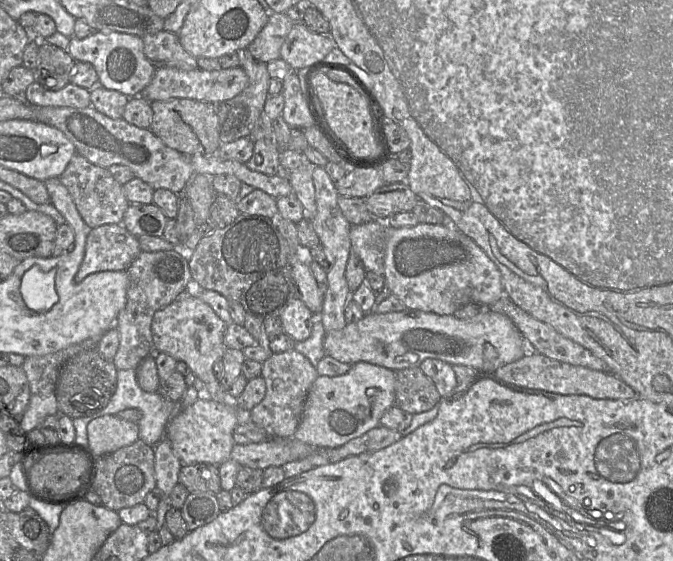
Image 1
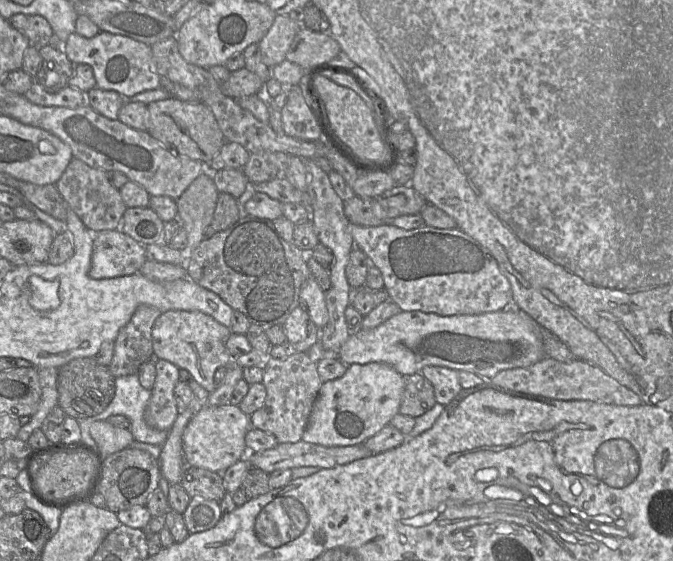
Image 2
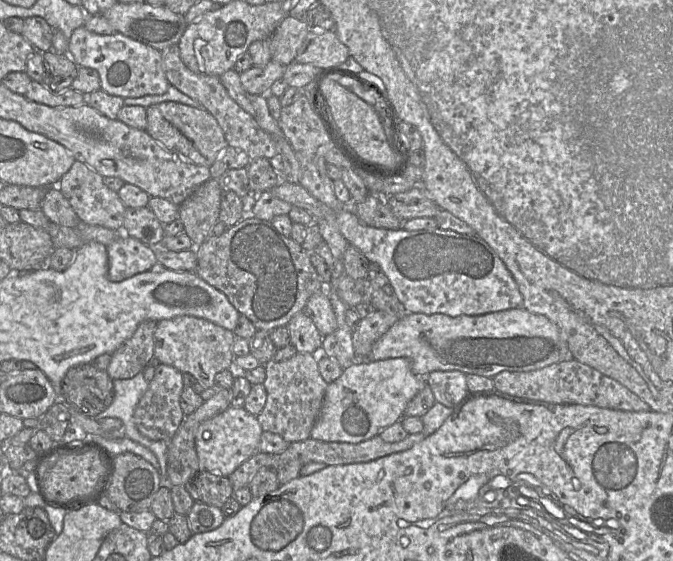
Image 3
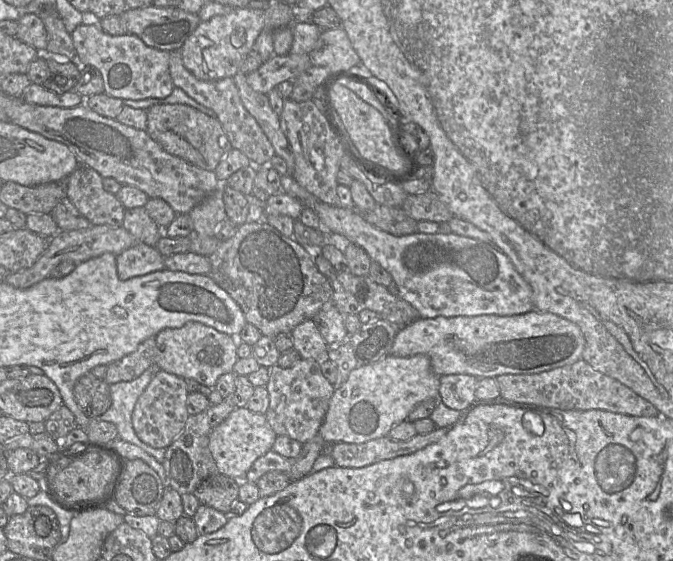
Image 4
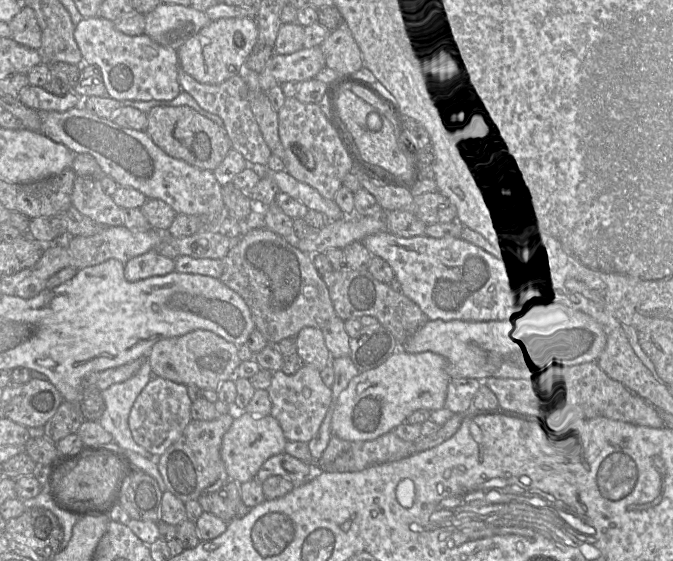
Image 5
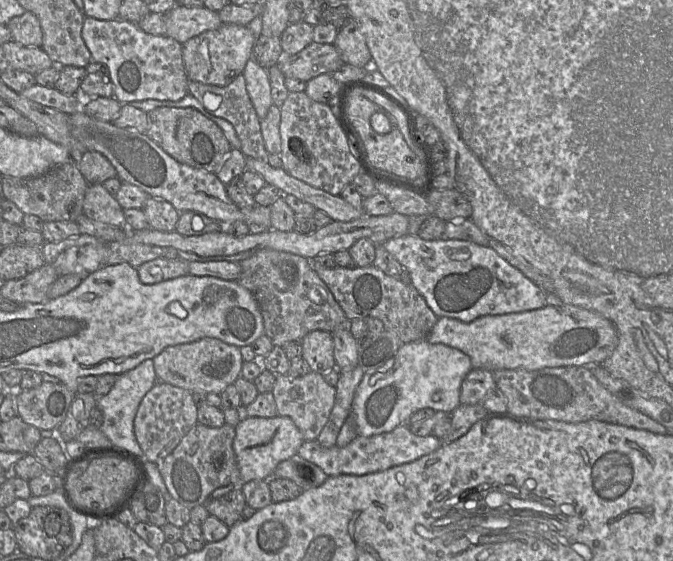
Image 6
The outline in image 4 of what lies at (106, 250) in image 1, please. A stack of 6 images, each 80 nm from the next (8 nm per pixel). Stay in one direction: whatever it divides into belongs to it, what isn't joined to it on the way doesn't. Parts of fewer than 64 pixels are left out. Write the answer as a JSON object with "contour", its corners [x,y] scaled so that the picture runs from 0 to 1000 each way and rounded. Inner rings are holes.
{"contour":[[[204,433],[172,456],[174,488],[178,499],[212,492],[245,481],[245,458],[232,440]]]}

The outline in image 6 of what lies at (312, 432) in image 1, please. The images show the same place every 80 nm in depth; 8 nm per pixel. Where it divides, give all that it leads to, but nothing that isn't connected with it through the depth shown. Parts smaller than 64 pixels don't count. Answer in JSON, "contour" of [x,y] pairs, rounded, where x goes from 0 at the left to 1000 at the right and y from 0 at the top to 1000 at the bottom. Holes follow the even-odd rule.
{"contour":[[[632,604],[596,613],[588,631],[565,656],[541,667],[525,711],[522,747],[532,777],[551,779],[585,766],[605,752],[606,745],[629,727],[670,738],[684,718],[684,692],[692,667],[703,658],[695,633],[681,622],[640,613]]]}

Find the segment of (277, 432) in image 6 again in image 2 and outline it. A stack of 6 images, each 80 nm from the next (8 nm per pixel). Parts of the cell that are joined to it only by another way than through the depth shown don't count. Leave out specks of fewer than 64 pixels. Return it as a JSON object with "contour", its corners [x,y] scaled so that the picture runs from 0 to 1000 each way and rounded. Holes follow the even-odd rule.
{"contour":[[[299,722],[272,772],[270,799],[278,832],[303,834],[315,841],[331,843],[370,807],[364,777],[373,763],[377,761],[371,742],[361,736],[354,724]]]}

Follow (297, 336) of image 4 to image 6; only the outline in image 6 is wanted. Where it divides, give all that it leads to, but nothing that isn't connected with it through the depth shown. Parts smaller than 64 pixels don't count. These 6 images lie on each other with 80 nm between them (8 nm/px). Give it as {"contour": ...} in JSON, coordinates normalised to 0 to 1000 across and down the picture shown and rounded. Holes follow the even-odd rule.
{"contour":[[[464,590],[446,611],[449,638],[459,651],[462,661],[480,668],[498,656],[496,611],[490,592]]]}

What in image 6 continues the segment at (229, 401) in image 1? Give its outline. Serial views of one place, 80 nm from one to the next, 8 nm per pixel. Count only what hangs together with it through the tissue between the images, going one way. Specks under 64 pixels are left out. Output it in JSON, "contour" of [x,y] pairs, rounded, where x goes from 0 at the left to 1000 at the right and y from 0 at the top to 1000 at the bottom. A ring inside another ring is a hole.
{"contour":[[[311,601],[247,619],[226,642],[236,679],[282,699],[325,704],[358,670],[363,647],[355,619]]]}

